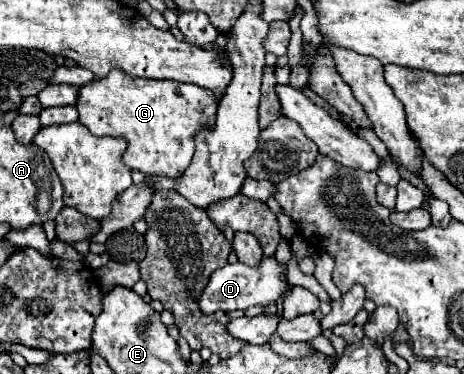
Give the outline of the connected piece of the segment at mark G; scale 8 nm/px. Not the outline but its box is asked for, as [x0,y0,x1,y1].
[76,70,218,178]

